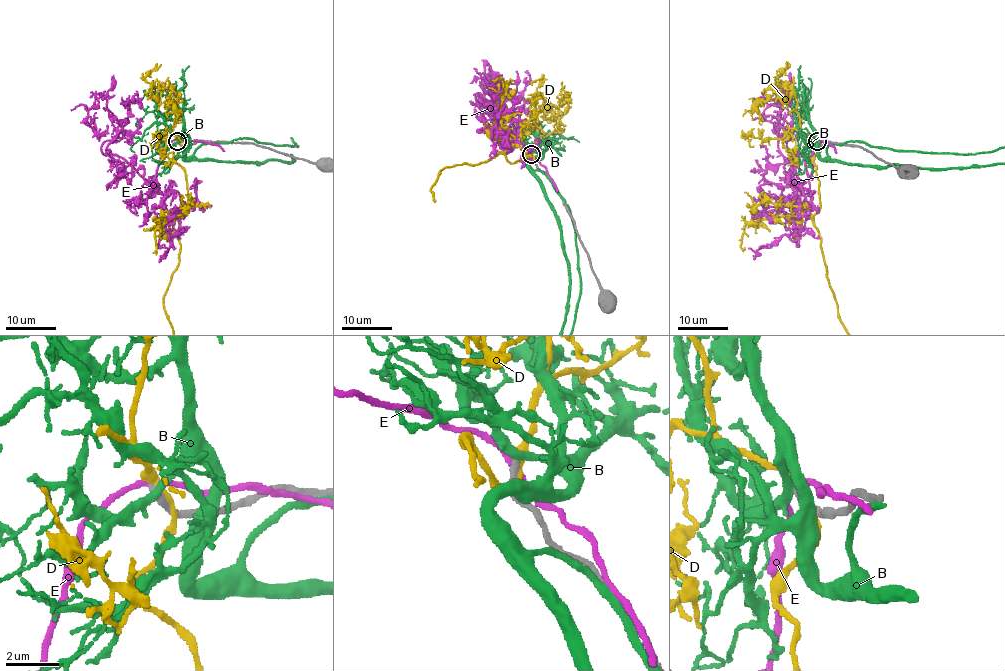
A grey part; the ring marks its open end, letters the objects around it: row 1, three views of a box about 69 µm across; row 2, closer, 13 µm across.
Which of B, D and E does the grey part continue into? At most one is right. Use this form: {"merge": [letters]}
{"merge": []}

